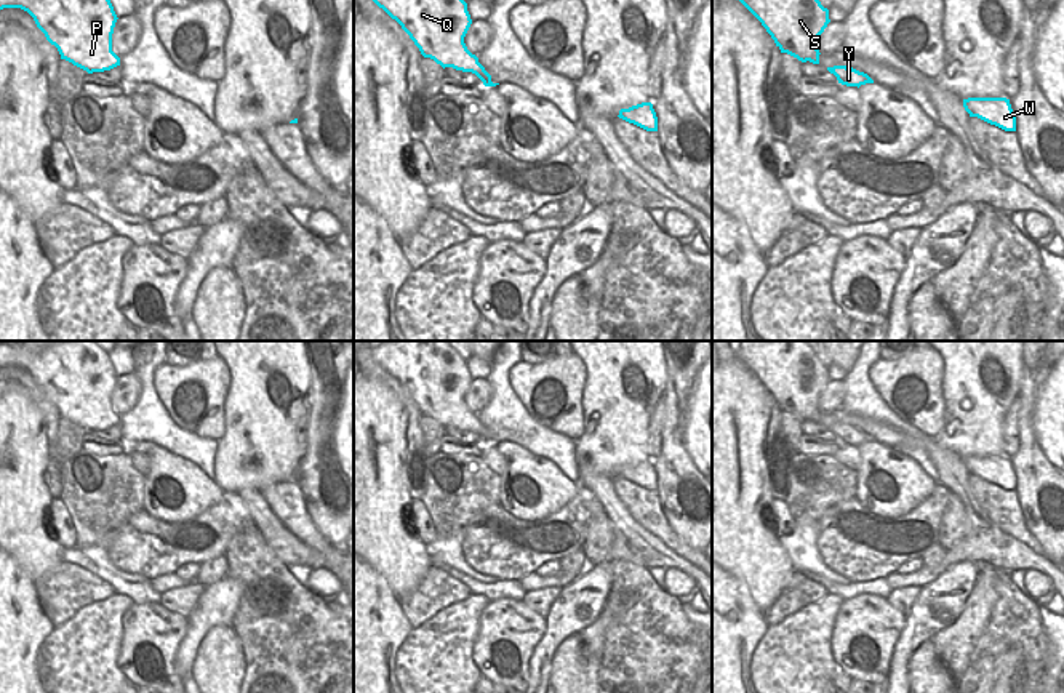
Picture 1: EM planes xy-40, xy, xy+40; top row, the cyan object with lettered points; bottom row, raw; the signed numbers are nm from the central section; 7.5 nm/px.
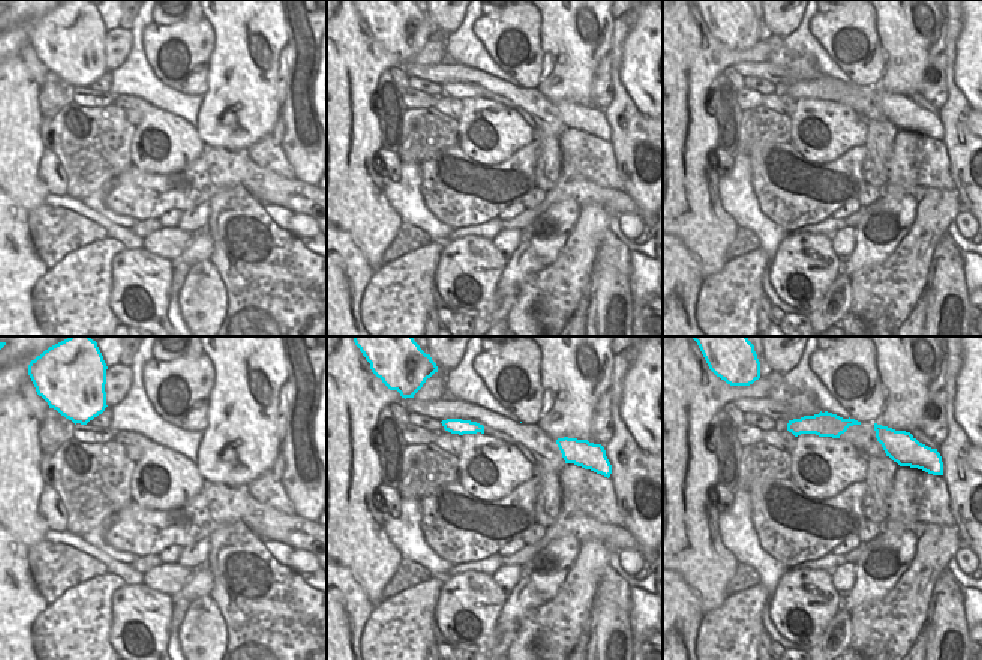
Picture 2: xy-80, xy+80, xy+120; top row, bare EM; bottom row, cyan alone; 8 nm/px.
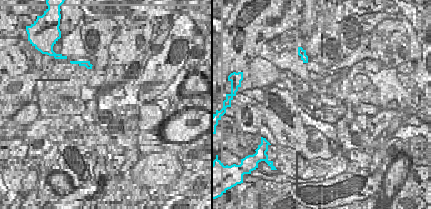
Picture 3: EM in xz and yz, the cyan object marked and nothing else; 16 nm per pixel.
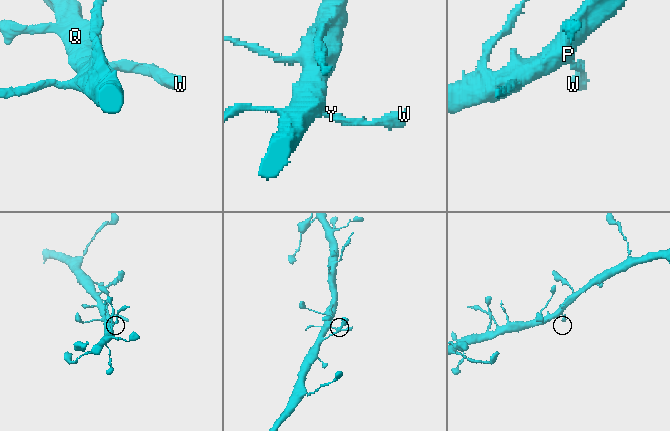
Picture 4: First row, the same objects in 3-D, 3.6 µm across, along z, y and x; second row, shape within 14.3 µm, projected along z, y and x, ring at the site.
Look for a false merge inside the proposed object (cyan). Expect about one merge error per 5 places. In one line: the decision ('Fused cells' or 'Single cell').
Single cell

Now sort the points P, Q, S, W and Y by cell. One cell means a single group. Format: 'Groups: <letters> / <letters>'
Groups: P Q S W Y

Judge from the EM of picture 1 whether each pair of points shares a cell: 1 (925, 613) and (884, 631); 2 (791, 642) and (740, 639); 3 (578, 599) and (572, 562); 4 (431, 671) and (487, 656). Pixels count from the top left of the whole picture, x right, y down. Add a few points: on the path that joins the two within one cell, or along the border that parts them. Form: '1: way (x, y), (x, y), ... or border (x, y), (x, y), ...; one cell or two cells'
1: border (906, 616), (906, 624), (890, 656); two cells
2: border (770, 626), (752, 655), (748, 676); two cells
3: border (589, 565), (580, 575); two cells
4: border (477, 623), (472, 663), (480, 676); two cells

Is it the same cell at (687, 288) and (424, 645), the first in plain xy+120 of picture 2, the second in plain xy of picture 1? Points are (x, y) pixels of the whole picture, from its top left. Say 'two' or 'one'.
two

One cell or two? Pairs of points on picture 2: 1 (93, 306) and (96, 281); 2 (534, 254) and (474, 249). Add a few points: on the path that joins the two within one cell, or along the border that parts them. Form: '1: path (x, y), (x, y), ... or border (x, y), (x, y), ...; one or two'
1: path (93, 300), (93, 287); one
2: border (508, 260), (496, 287); two

